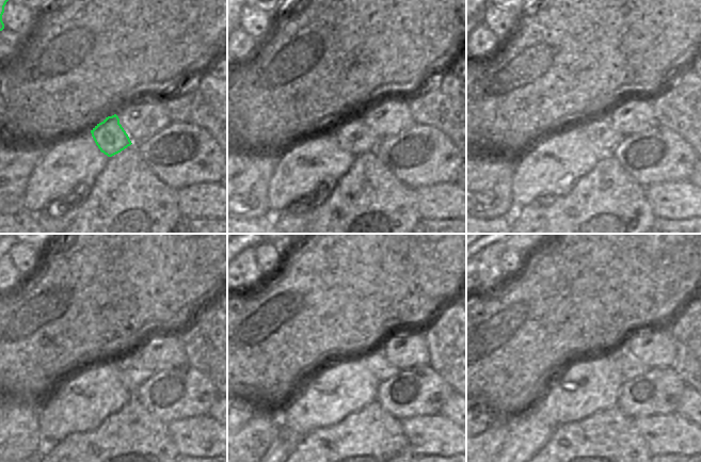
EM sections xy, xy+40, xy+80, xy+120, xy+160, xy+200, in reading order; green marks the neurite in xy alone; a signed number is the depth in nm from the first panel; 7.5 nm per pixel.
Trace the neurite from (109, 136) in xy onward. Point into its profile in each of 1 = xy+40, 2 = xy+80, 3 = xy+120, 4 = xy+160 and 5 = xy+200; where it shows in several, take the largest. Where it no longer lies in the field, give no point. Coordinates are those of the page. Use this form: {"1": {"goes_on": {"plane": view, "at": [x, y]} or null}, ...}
{"1": {"goes_on": {"plane": "xy+40", "at": [353, 136]}}, "2": {"goes_on": {"plane": "xy+80", "at": [600, 132]}}, "3": {"goes_on": {"plane": "xy+120", "at": [133, 372]}}, "4": {"goes_on": {"plane": "xy+160", "at": [375, 360]}}, "5": {"goes_on": {"plane": "xy+200", "at": [630, 366]}}}

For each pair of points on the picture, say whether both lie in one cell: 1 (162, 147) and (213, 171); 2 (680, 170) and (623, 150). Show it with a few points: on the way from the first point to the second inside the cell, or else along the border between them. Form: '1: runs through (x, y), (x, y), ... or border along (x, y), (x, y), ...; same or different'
1: runs through (164, 163), (166, 166), (197, 166); same
2: runs through (666, 165), (651, 165), (641, 156), (636, 156); same

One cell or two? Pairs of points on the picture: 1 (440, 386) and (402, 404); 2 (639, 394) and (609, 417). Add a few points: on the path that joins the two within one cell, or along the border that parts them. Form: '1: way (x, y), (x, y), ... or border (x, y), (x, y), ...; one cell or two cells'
1: way (430, 391), (416, 391), (412, 395); one cell
2: border (617, 405), (633, 419); two cells

